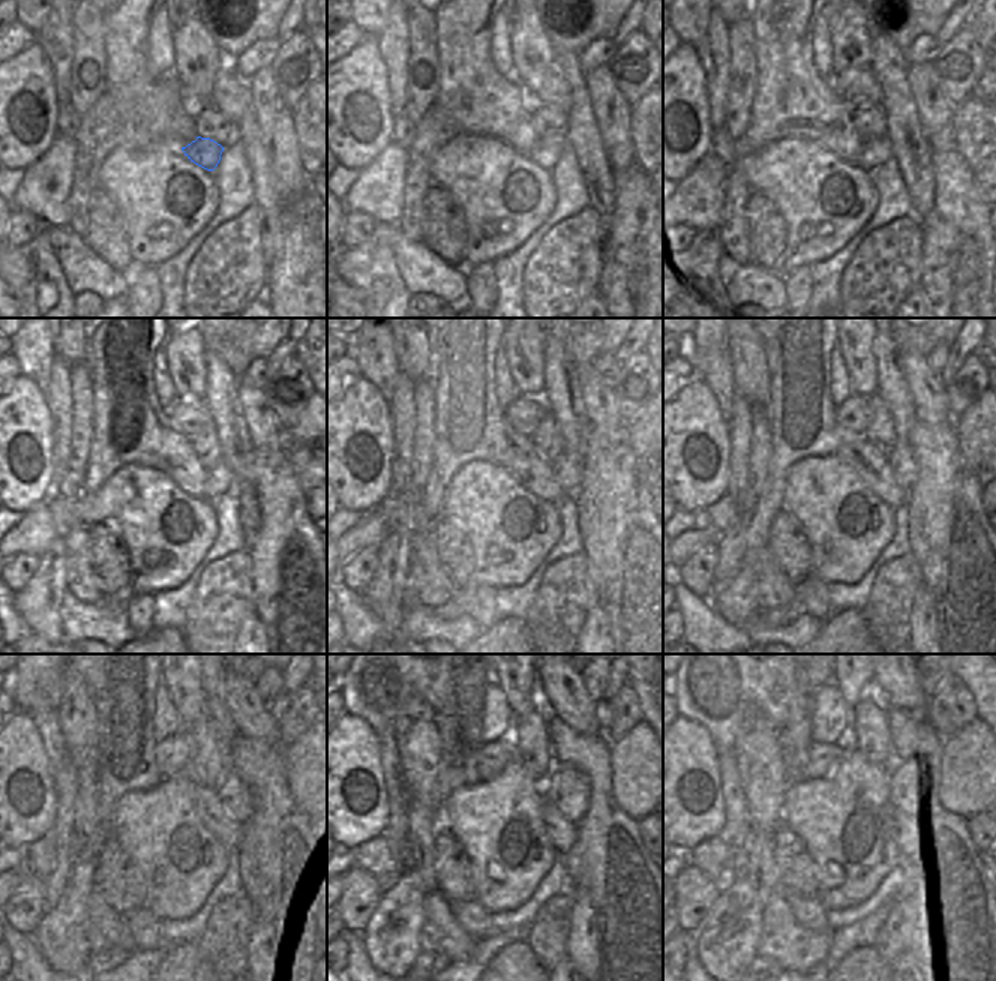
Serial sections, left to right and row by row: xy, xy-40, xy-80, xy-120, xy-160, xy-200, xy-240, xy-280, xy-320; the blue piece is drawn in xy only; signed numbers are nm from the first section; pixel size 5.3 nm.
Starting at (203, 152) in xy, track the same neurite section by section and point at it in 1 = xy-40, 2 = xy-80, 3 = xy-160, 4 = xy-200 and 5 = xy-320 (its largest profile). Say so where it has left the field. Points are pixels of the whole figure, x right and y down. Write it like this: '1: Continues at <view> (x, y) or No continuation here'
1: Continues at xy-40 (546, 150)
2: Continues at xy-80 (885, 147)
3: Continues at xy-160 (567, 470)
4: Continues at xy-200 (900, 459)
5: Continues at xy-320 (908, 782)

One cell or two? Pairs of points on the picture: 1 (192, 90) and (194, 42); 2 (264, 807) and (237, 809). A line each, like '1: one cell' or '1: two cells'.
1: one cell
2: two cells

